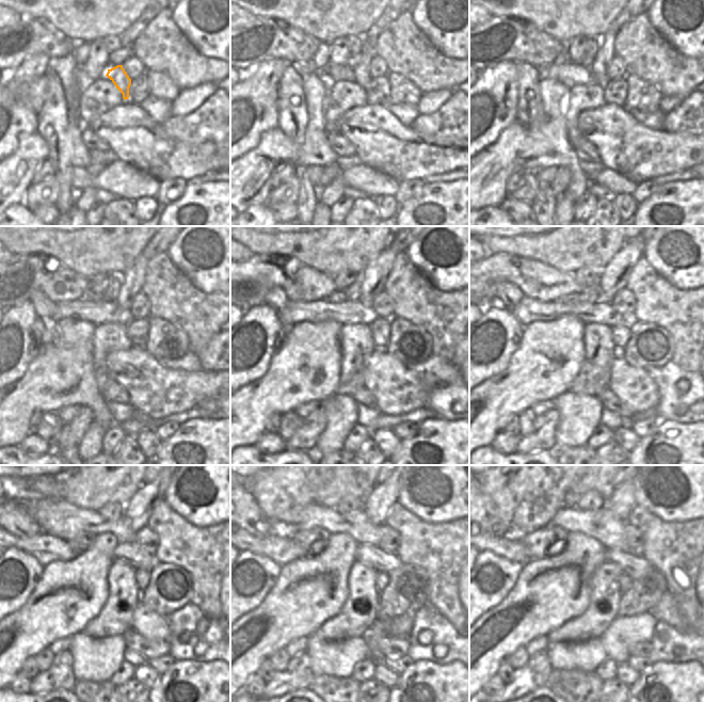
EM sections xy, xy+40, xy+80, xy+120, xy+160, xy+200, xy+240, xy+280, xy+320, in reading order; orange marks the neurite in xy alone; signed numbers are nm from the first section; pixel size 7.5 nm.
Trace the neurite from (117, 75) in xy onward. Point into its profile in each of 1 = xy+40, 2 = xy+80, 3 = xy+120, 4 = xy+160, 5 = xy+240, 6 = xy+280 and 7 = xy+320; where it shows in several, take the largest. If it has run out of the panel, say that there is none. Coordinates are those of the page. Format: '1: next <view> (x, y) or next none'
1: next xy+40 (361, 76)
2: next xy+80 (598, 67)
3: next xy+120 (133, 277)
4: next xy+160 (373, 278)
5: next xy+240 (139, 509)
6: next xy+280 (384, 496)
7: next xy+320 (621, 501)

